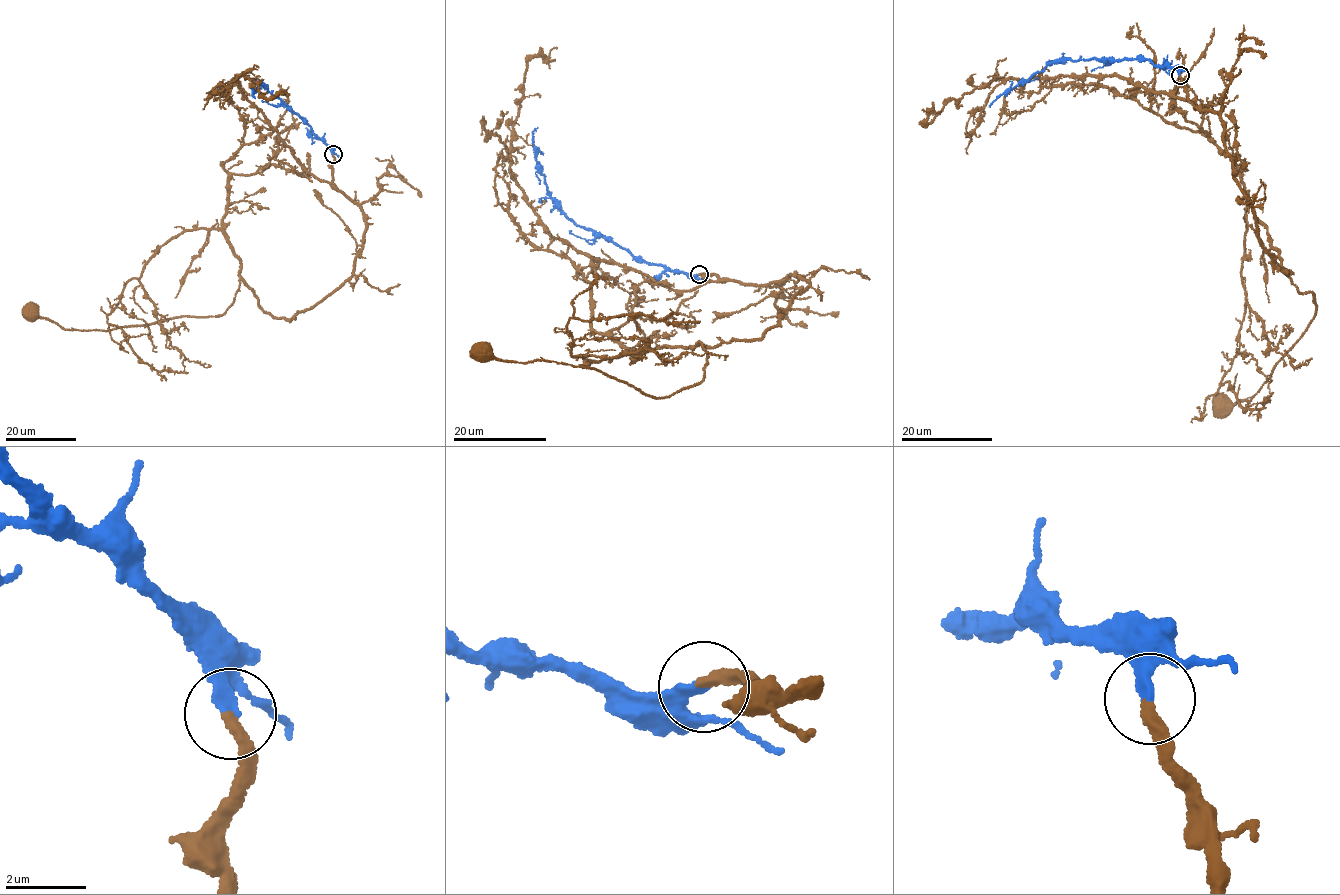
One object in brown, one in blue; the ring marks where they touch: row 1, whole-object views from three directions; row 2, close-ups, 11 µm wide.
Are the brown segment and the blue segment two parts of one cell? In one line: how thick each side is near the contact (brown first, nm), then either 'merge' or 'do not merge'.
calibres 280 and 280 nm; merge

